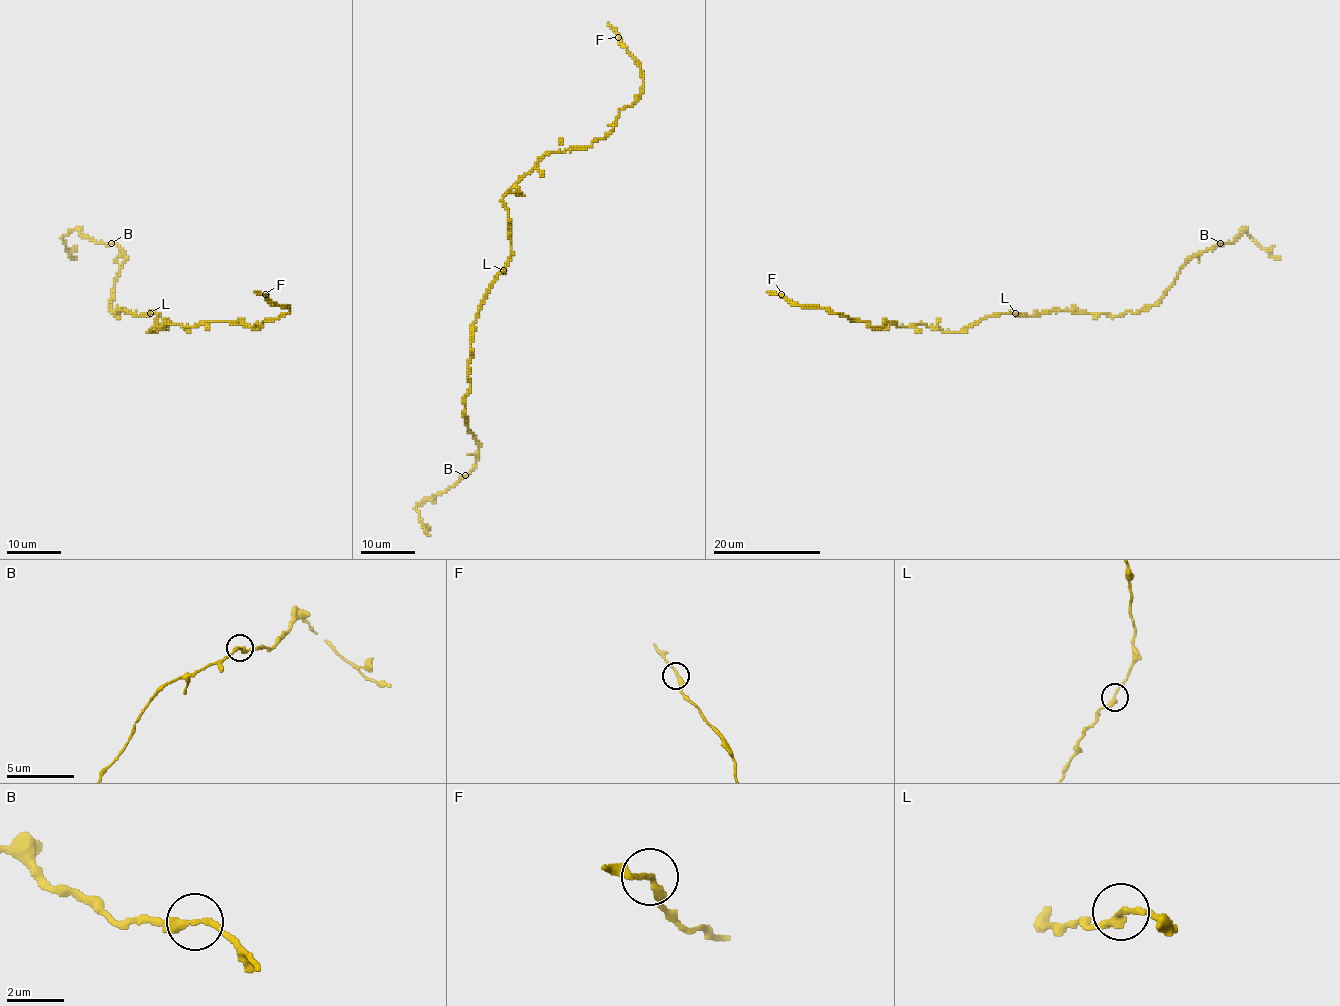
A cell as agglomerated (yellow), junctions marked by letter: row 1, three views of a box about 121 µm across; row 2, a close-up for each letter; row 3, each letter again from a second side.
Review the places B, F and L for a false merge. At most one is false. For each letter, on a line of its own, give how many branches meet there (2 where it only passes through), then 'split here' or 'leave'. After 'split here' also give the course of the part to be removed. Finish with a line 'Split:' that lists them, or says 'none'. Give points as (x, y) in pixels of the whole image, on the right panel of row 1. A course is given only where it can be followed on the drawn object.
B: 2 branches meet; leave
F: 2 branches meet; leave
L: 2 branches meet; leave
Split: none

